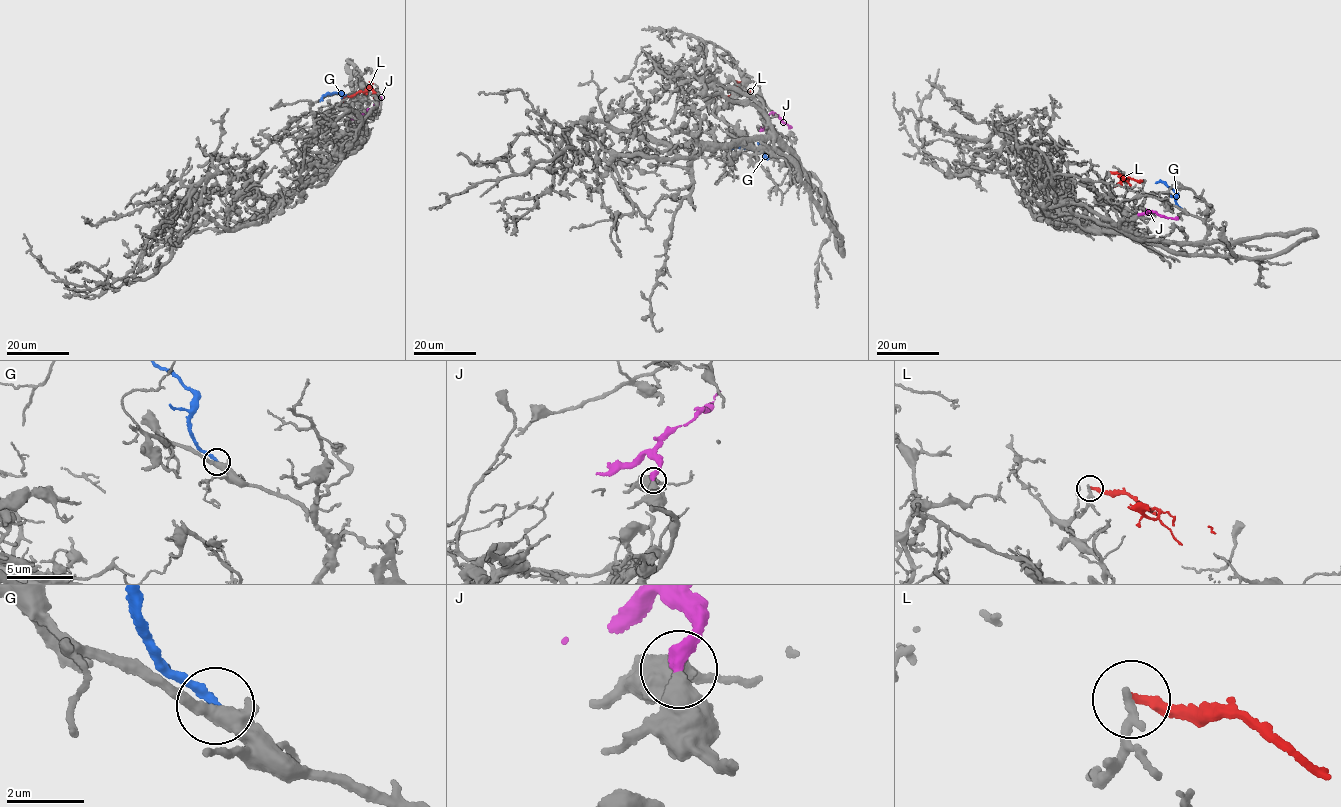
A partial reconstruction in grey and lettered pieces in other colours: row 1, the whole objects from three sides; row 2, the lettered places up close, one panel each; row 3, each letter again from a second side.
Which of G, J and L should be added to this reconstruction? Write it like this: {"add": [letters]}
{"add": []}

